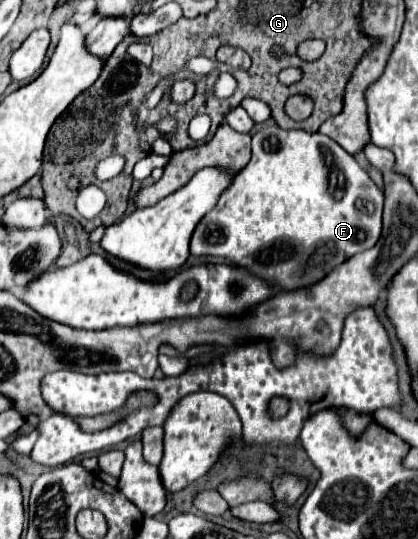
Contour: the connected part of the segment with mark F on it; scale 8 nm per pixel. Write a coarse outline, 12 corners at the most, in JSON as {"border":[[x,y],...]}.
{"border":[[267,124],[197,224],[285,290],[377,244],[383,192],[323,134]]}

